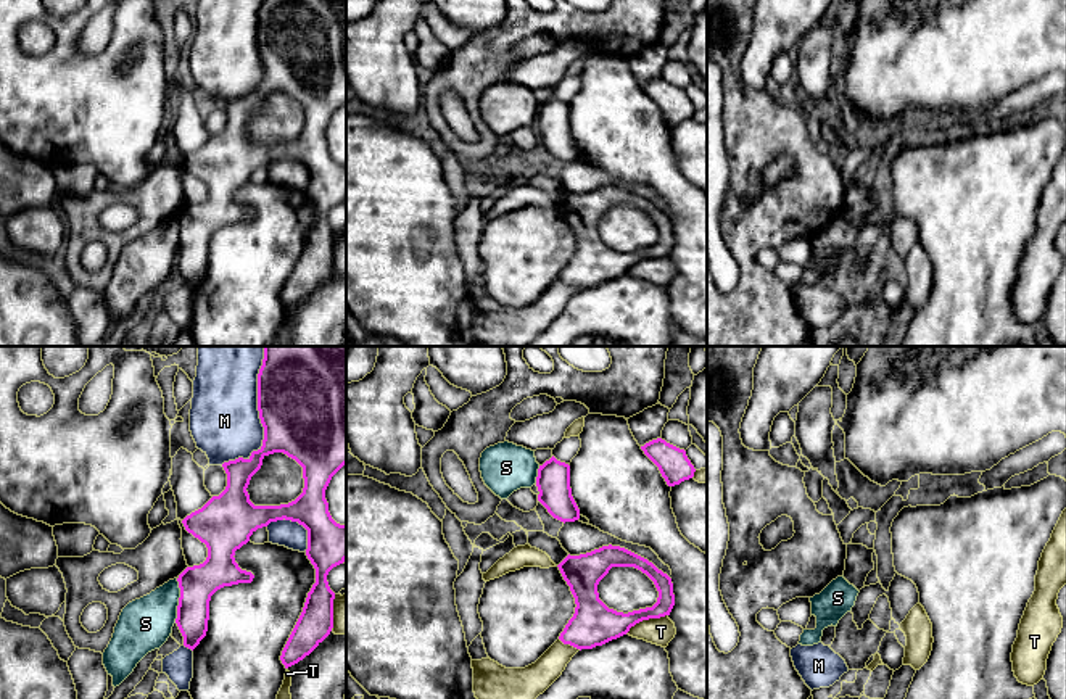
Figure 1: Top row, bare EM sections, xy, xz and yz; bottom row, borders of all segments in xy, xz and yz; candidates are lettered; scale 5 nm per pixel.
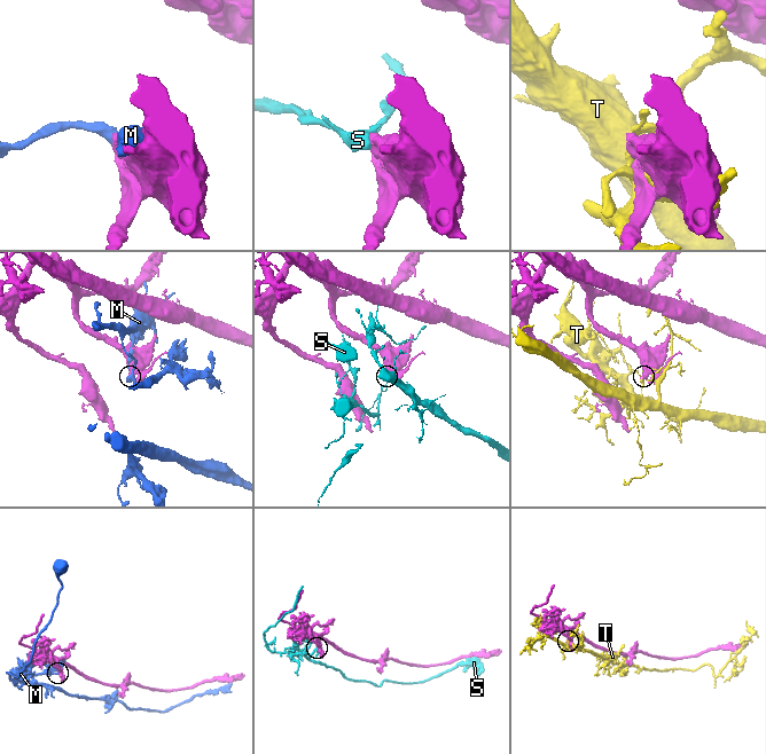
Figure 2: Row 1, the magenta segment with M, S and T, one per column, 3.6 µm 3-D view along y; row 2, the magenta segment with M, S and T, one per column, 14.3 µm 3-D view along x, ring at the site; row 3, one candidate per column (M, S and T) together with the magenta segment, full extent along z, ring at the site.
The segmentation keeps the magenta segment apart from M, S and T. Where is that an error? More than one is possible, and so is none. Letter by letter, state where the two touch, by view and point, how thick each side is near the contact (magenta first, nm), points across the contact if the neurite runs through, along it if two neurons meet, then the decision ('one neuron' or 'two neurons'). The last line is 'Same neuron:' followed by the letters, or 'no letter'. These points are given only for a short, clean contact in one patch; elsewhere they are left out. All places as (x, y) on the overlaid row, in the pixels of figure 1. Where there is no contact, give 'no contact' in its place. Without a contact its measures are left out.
M: xy (260, 416) | 500/360 nm | two neurons
S: xy (179, 601) | 180/260 nm | along xy (177, 579), (179, 604), (174, 622) | two neurons
T: xz (646, 619) | 200/140 nm | two neurons
Same neuron: no letter

